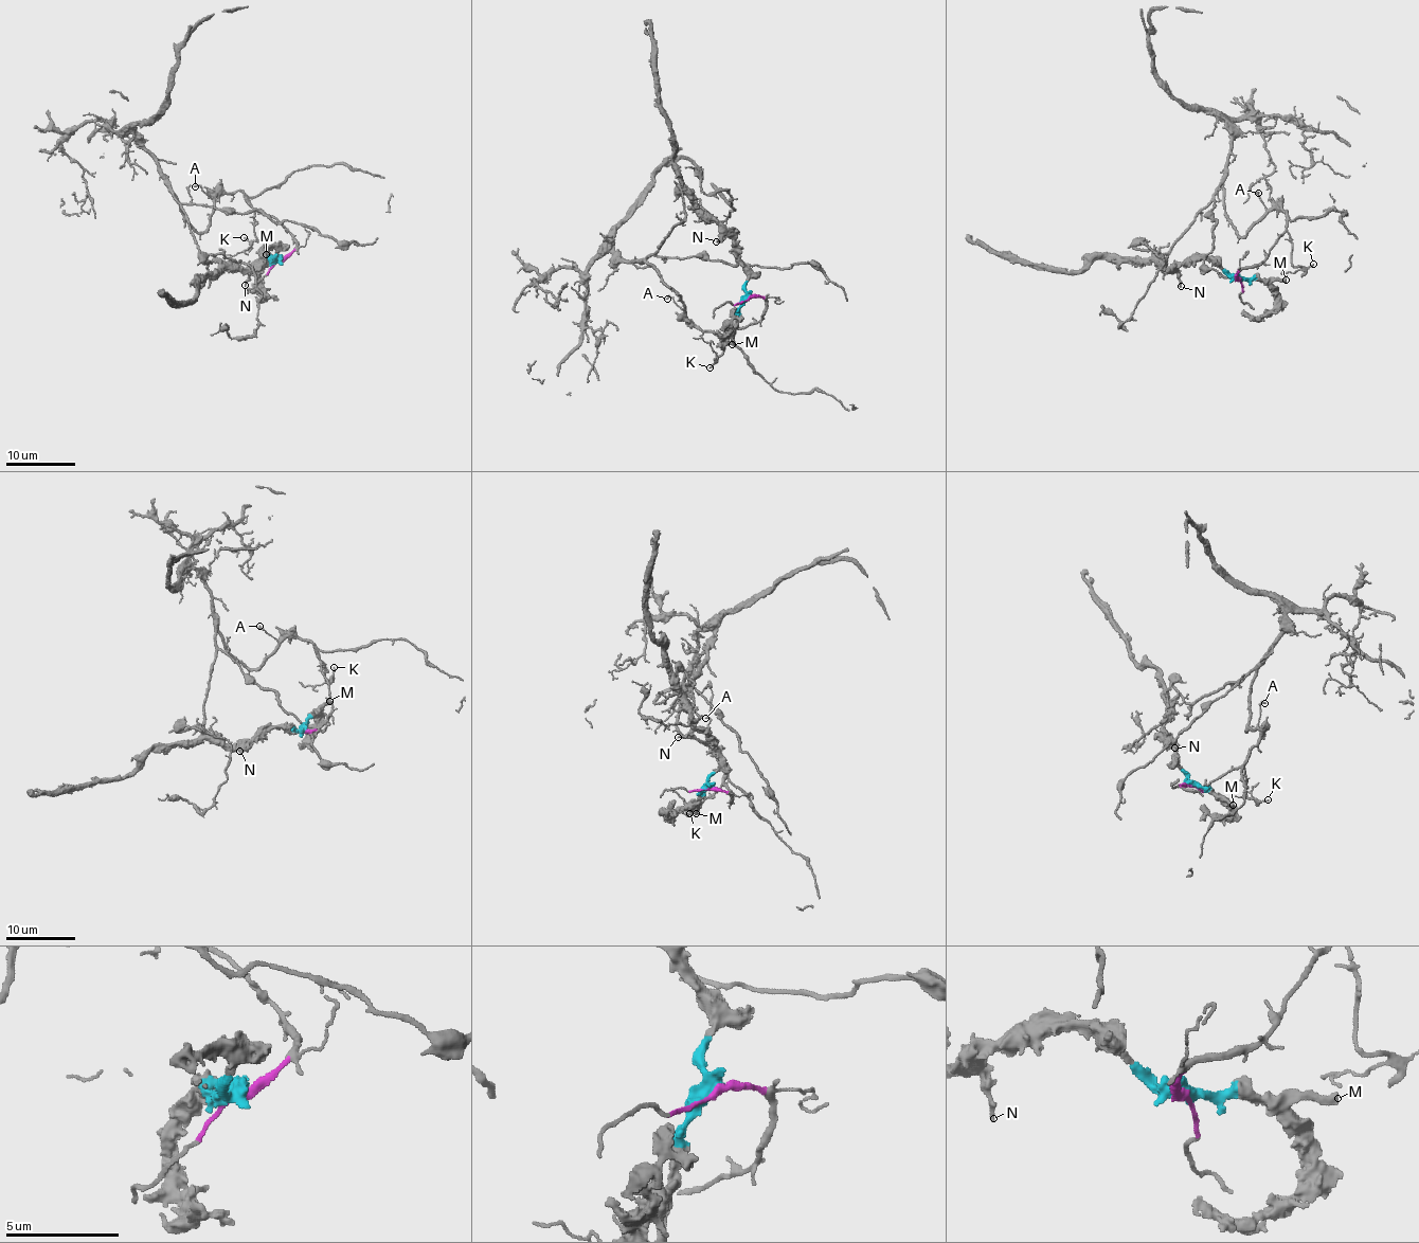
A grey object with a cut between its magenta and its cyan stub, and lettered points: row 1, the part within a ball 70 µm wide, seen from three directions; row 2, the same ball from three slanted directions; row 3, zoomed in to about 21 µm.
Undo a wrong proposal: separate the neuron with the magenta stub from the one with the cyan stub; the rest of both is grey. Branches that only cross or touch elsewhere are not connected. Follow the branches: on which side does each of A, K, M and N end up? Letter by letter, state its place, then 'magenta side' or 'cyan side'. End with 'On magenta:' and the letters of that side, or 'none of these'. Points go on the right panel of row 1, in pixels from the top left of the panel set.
A: place (1258, 193); magenta side
K: place (1313, 264); magenta side
M: place (1286, 280); cyan side
N: place (1181, 286); cyan side
On magenta: A, K

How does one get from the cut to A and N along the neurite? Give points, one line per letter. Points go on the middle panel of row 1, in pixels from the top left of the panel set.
A: (748, 299), (760, 296), (766, 301), (766, 312), (748, 326), (722, 334), (702, 330), (671, 298), (666, 299)
N: (748, 299), (747, 273), (738, 244), (726, 235), (717, 242)

